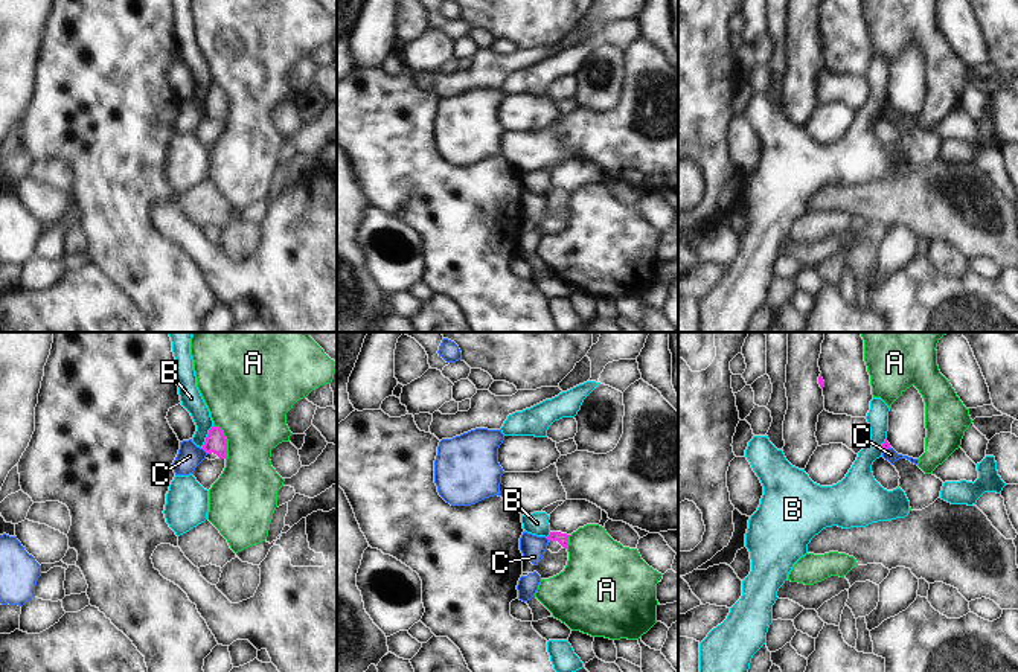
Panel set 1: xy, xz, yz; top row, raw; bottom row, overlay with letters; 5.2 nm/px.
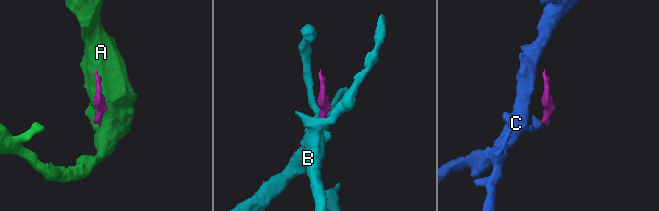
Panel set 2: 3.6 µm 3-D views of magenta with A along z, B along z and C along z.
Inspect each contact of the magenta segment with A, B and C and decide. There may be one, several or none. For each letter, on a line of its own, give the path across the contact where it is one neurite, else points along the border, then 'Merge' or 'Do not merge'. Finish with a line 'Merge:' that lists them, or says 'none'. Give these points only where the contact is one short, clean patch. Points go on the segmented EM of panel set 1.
A: Do not merge
B: Boundary: xy (214, 425), (201, 447). Do not merge
C: Boundary: xy (201, 448), (208, 453). Do not merge
Merge: none.

